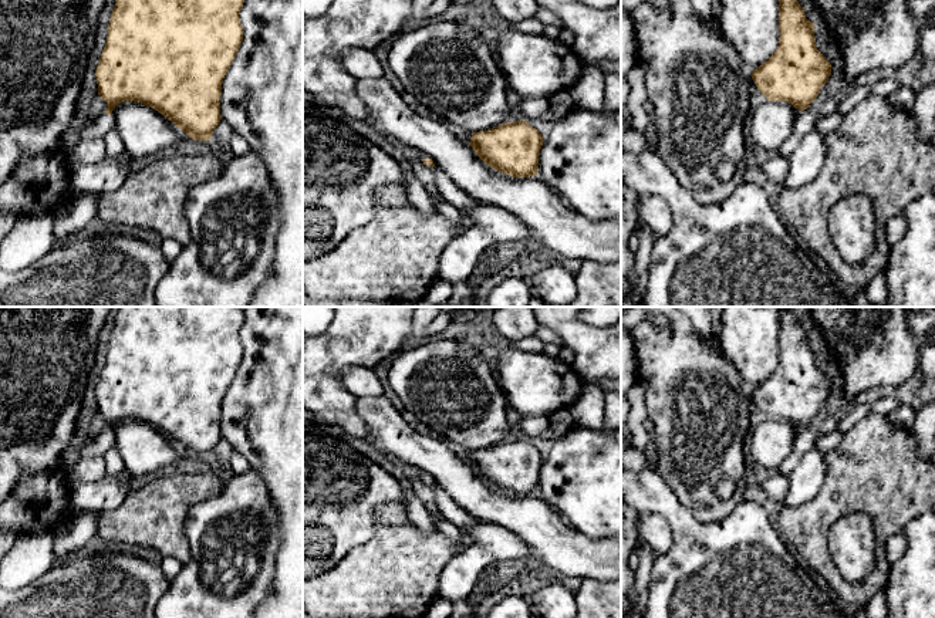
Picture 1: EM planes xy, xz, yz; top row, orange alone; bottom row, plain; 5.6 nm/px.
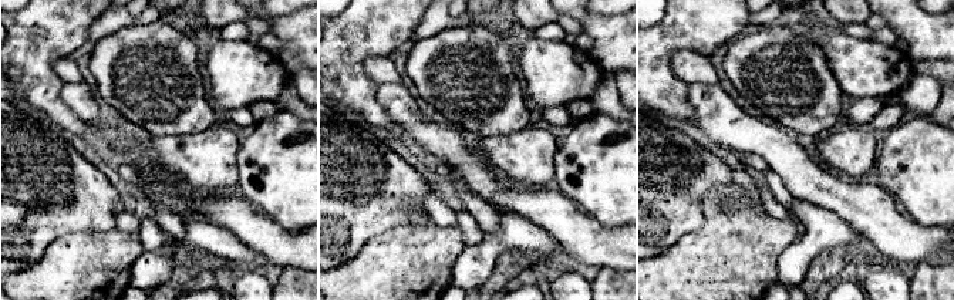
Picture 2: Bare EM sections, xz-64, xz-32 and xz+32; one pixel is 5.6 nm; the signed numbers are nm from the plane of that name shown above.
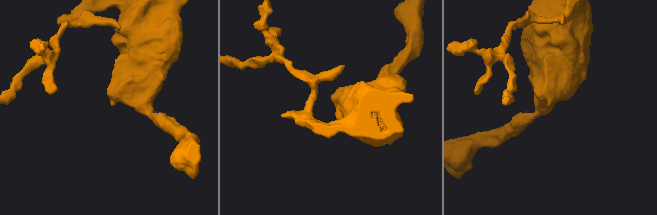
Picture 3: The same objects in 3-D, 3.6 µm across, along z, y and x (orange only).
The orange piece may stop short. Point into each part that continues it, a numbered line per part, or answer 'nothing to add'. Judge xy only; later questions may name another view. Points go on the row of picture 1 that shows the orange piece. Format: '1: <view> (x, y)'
1: xy (97, 128)

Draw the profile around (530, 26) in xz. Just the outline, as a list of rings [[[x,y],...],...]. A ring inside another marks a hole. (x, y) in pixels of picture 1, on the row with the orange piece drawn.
[[[531,17],[531,18],[526,18],[526,20],[520,20],[516,23],[509,24],[513,30],[517,30],[520,33],[526,33],[526,34],[541,34],[546,28],[546,24],[541,23],[537,17]]]

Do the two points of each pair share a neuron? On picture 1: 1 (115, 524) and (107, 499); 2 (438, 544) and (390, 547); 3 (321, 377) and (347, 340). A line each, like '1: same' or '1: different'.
1: different
2: same
3: same

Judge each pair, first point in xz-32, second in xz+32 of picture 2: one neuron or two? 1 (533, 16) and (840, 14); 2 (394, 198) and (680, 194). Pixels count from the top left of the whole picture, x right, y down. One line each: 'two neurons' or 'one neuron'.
1: one neuron
2: one neuron

